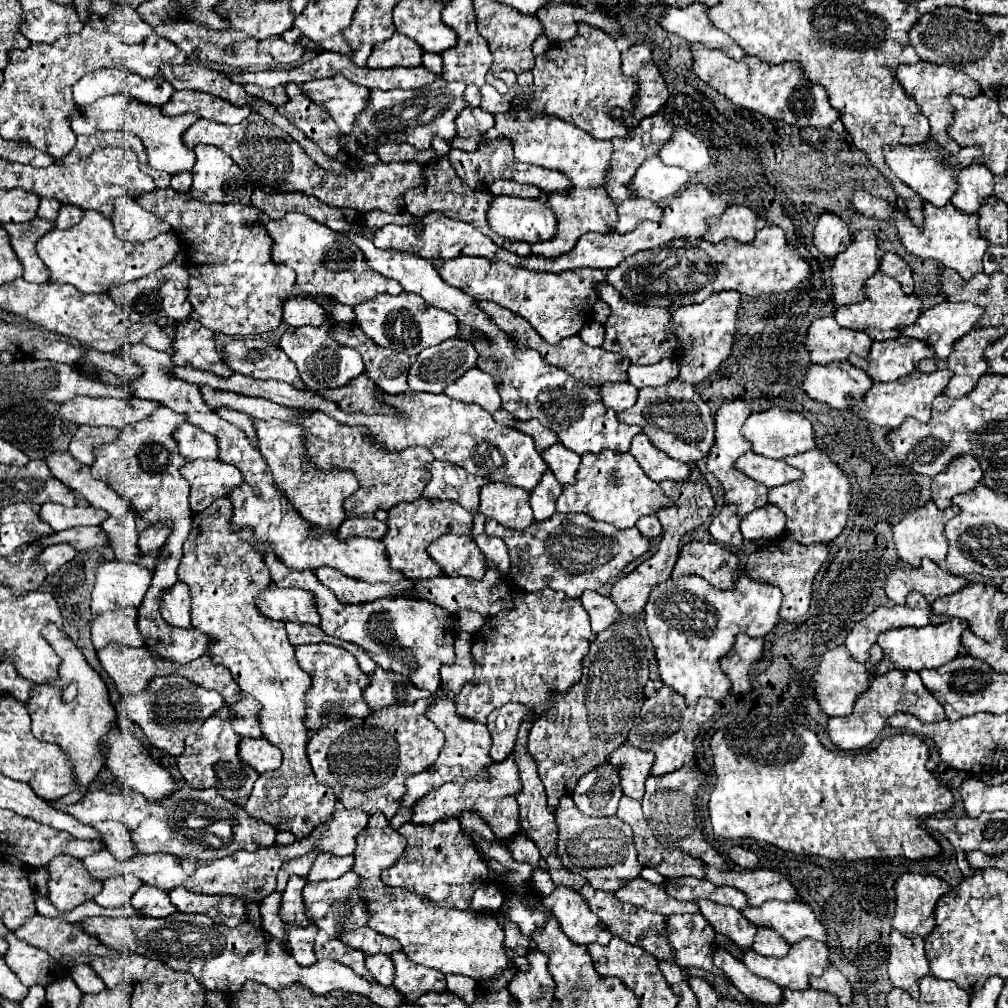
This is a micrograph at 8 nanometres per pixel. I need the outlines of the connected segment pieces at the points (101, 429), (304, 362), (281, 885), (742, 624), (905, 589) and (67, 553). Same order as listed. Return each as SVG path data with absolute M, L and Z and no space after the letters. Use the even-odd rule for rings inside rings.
M78 426L78 432L70 440L70 454L86 466L94 462L94 446L108 444L110 440L118 438L120 430L106 428L106 426Z
M328 314L326 324L322 326L302 326L302 328L288 328L284 336L280 338L280 348L288 354L288 358L296 364L300 378L308 386L308 390L316 392L322 388L340 388L348 384L354 376L360 376L364 372L362 356L346 346L340 346L332 336L330 328L334 326L332 316ZM330 350L330 352L326 352Z
M302 856L302 858L294 858L294 860L288 860L286 864L282 864L282 868L278 870L278 892L282 892L286 888L286 882L288 882L288 876L296 874L296 876L302 876L306 878L308 872L310 872L310 864L314 862L316 856Z
M700 576L670 578L658 584L650 592L644 612L662 682L680 692L688 706L694 706L702 696L714 700L730 696L732 684L720 668L720 658L730 652L740 632L752 638L772 632L780 622L780 604L782 592L776 586L758 584L746 576L740 576L734 590L718 590Z
M924 560L924 568L904 568L890 572L886 580L886 594L894 604L904 604L906 596L916 590L924 594L930 604L934 604L936 598L954 594L966 584L968 580L962 576L952 576L932 560Z
M54 544L54 546L44 548L42 554L36 558L36 562L44 564L48 574L54 574L60 566L70 562L76 554L78 554L78 550L72 548L72 544Z

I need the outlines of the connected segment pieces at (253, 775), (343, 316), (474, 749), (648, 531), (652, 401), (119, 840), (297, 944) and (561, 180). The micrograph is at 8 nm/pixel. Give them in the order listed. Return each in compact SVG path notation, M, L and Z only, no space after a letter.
M224 706L222 710L214 712L214 716L210 716L210 720L206 720L206 724L200 728L198 734L188 736L186 738L186 748L182 752L182 756L178 758L178 768L186 780L188 786L192 788L218 788L218 792L222 796L226 796L226 800L230 802L238 802L240 798L248 798L252 792L252 786L258 778L258 772L250 766L246 766L240 756L238 756L238 742L240 736L234 732L230 720L234 718L234 714L230 712L228 706Z
M336 302L336 306L334 306L332 310L334 310L334 320L336 320L336 322L340 322L340 320L352 322L352 320L354 320L354 310L350 308L350 306L342 306L342 304Z
M438 688L436 696L440 700L430 706L428 718L446 734L446 744L438 756L438 760L424 772L414 774L410 780L406 780L406 796L402 798L402 804L414 804L414 800L420 800L426 792L438 788L440 784L446 784L458 776L474 776L474 778L486 778L486 766L494 764L490 758L490 732L484 724L476 724L470 720L464 720L454 710L454 700L446 698L442 688Z
M644 516L638 520L636 528L646 536L646 538L658 538L662 534L662 524L658 522L656 516Z
M674 380L660 388L642 388L638 402L626 412L618 414L618 420L624 424L638 424L644 428L644 434L670 458L680 462L698 462L708 456L714 446L714 426L708 404L700 398L692 384Z
M98 822L94 824L98 832L102 832L102 842L108 852L112 852L118 860L130 860L130 856L138 856L134 842L130 840L130 832L120 822Z
M310 922L308 926L298 924L284 924L284 940L290 948L290 954L294 960L302 966L310 966L316 962L314 956L314 936L316 936L316 924Z
M548 170L548 182L526 182L526 184L536 184L540 190L544 192L566 192L566 188L570 188L570 180L566 180L566 176L562 176L562 172L558 170Z

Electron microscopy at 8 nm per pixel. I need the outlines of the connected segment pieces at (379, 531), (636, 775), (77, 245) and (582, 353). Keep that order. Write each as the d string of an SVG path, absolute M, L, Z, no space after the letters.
M352 516L346 518L340 528L338 536L370 536L370 538L382 538L386 534L386 524L378 522L374 516Z
M624 742L618 750L612 752L608 760L614 766L620 766L620 780L624 788L624 796L642 800L644 796L644 782L650 776L650 768L654 766L654 752L640 750Z
M84 212L82 220L68 230L52 230L36 244L36 254L52 272L52 282L72 284L86 294L104 294L114 286L134 282L146 274L156 272L164 264L172 262L178 254L178 238L168 232L146 240L142 244L124 242L116 236L110 218L100 212Z
M570 336L556 344L556 348L546 350L548 362L566 370L572 378L600 388L604 382L628 380L628 366L632 364L626 356L604 352L604 348L590 348L580 340L580 336Z

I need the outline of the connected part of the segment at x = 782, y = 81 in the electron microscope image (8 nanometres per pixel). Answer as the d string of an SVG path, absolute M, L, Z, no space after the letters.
M692 44L694 54L694 74L708 86L716 88L736 106L748 108L752 112L760 112L768 118L782 120L794 126L812 126L812 128L828 128L832 122L840 118L840 112L830 106L828 94L822 86L808 82L802 76L798 64L784 62L778 66L770 66L754 56L744 56L740 62L726 56L722 50L710 50L702 44Z

